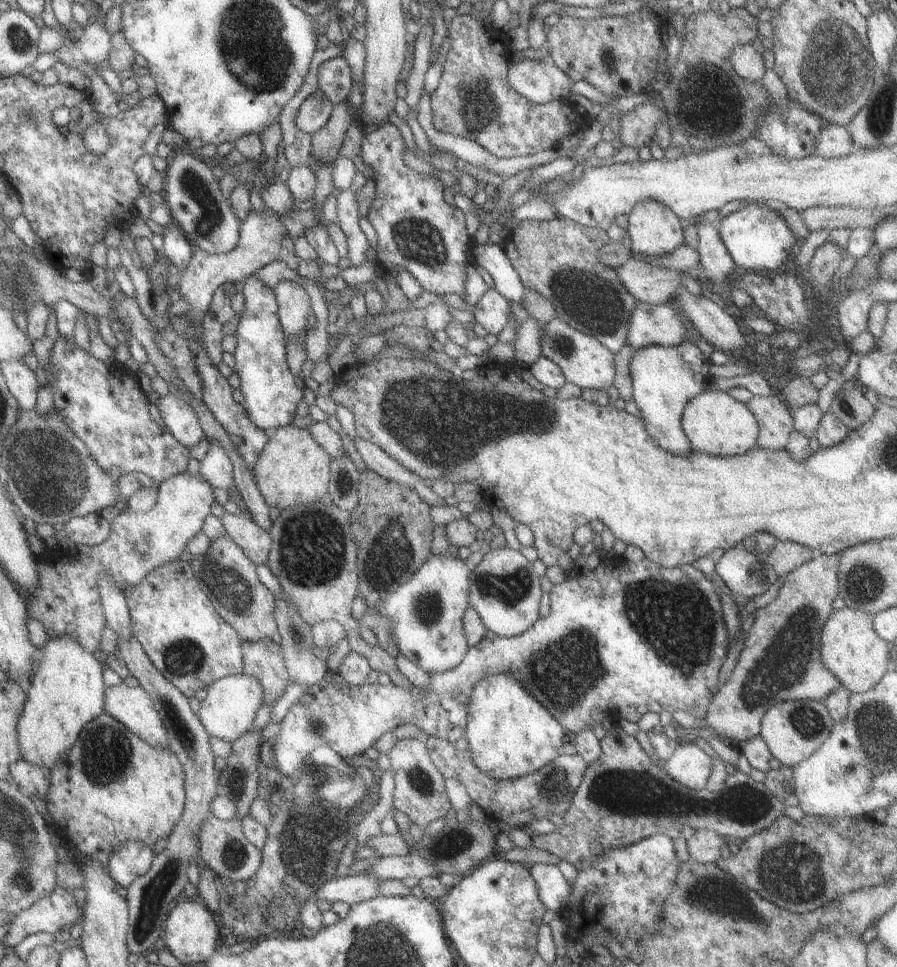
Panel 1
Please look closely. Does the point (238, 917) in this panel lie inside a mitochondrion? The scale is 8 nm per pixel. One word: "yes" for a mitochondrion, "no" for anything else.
no

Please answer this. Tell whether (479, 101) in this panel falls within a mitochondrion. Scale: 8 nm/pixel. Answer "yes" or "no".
yes

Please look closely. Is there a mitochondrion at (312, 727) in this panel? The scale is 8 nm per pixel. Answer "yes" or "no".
yes

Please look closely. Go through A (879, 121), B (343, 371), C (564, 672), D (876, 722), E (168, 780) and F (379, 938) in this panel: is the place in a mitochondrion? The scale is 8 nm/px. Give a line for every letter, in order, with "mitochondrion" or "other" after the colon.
A: mitochondrion
B: other
C: mitochondrion
D: mitochondrion
E: other
F: mitochondrion

